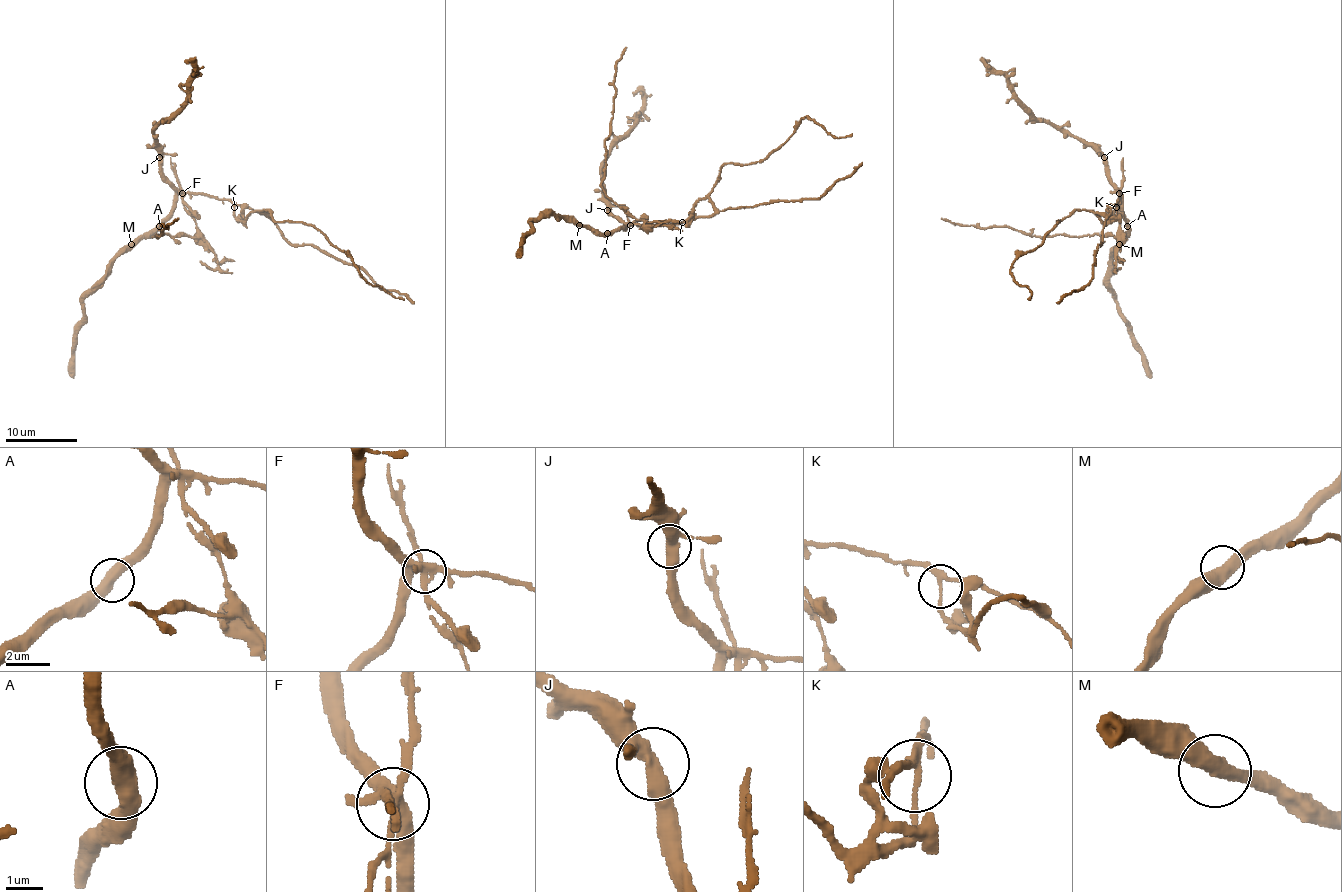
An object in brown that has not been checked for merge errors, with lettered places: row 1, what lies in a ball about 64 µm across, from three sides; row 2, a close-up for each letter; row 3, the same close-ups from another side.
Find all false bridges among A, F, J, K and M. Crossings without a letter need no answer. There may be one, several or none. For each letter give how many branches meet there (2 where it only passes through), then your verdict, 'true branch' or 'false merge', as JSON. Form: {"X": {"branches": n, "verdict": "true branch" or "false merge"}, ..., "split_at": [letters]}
{"A": {"branches": 2, "verdict": "true branch"}, "F": {"branches": 6, "verdict": "false merge"}, "J": {"branches": 3, "verdict": "false merge"}, "K": {"branches": 3, "verdict": "false merge"}, "M": {"branches": 2, "verdict": "true branch"}, "split_at": ["F", "J", "K"]}

